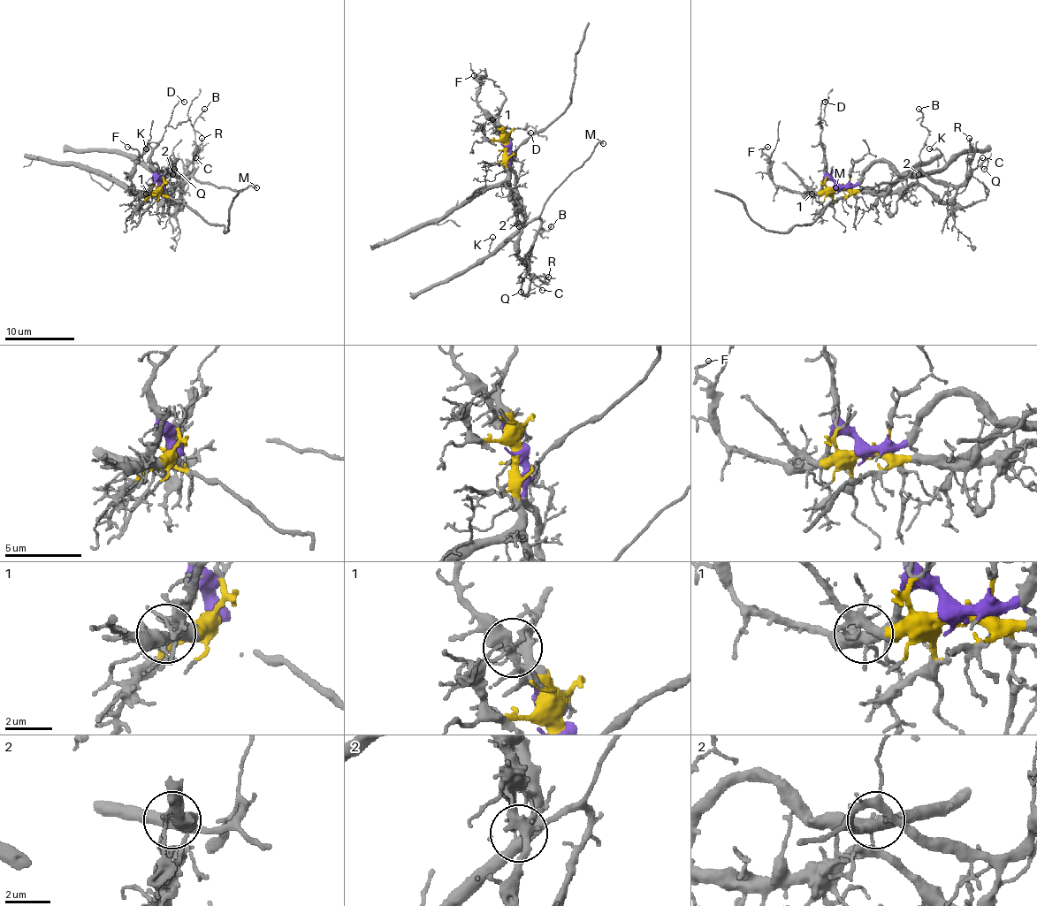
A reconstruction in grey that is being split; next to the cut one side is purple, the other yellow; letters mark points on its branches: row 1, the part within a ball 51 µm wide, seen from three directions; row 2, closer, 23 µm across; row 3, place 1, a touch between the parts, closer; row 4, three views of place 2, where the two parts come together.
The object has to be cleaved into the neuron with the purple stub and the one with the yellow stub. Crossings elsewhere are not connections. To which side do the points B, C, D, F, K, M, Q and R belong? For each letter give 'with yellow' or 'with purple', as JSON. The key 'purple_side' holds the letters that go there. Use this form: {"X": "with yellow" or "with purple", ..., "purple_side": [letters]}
{"B": "with purple", "C": "with purple", "D": "with purple", "F": "with purple", "K": "with purple", "M": "with purple", "Q": "with purple", "R": "with purple", "purple_side": ["B", "C", "D", "F", "K", "M", "Q", "R"]}

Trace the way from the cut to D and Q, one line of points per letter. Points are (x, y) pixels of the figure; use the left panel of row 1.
D: (160, 188), (160, 179), (151, 169), (149, 153), (162, 137), (174, 106), (179, 101), (183, 102)
Q: (160, 188), (169, 162), (181, 176), (190, 176), (181, 185), (183, 162), (179, 158), (174, 169)

